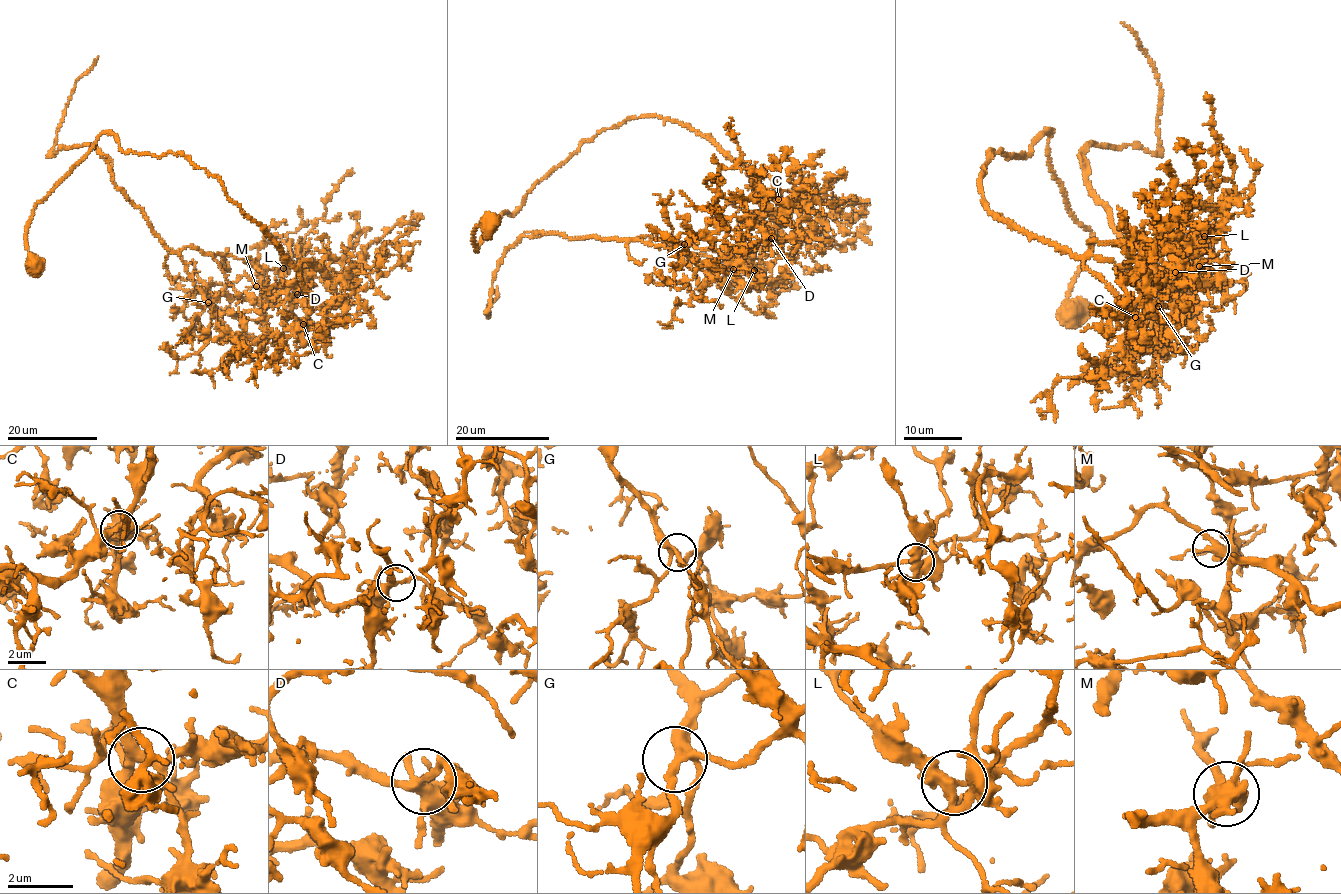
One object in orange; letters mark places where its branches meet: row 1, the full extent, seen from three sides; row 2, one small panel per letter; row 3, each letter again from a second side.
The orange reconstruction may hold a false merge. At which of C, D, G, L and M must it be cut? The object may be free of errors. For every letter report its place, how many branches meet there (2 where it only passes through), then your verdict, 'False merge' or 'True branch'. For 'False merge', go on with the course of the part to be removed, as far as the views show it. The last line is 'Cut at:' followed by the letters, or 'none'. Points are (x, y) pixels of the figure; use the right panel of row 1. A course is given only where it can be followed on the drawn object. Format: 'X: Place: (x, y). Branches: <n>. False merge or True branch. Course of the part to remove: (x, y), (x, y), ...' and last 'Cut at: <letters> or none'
C: Place: (1135, 317). Branches: 4. True branch
D: Place: (1175, 272). Branches: 4. True branch
G: Place: (1158, 306). Branches: 4. True branch
L: Place: (1204, 236). Branches: 5. False merge. Course of the part to remove: (1205, 236), (1131, 243), (1128, 253), (1088, 186), (1082, 154), (1090, 143), (1159, 154), (1156, 71), (1120, 22)
M: Place: (1199, 266). Branches: 4. True branch
Cut at: L

